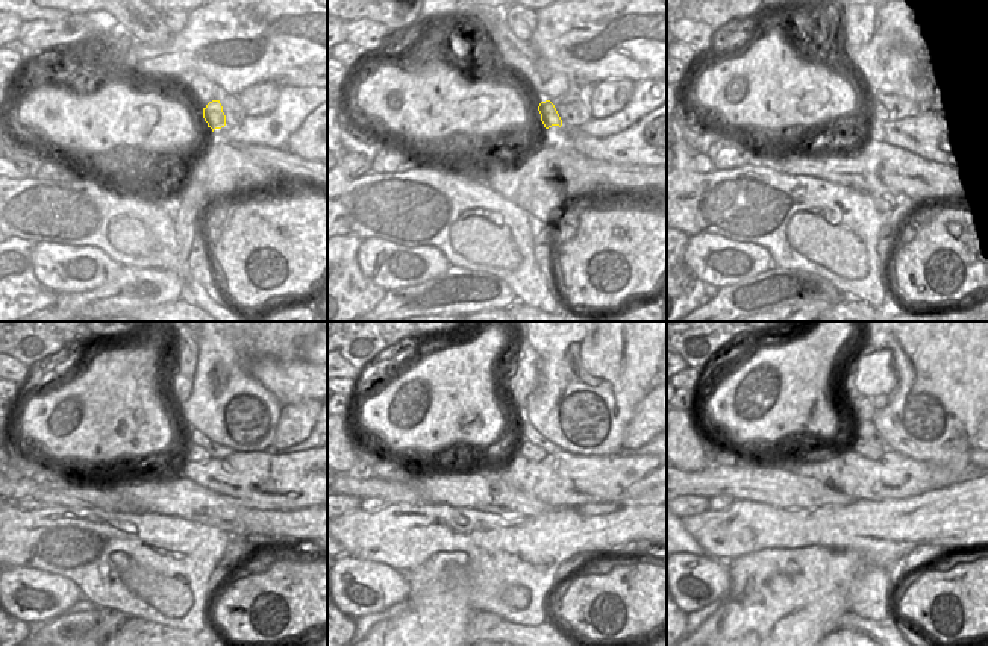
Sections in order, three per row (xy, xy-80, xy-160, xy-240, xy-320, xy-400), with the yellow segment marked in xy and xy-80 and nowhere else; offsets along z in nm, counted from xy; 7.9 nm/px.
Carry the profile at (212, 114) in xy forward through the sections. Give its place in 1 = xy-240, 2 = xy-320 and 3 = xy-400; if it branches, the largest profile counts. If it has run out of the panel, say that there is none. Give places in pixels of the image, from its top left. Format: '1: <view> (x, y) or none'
1: xy-240 (194, 454)
2: xy-320 (529, 451)
3: xy-400 (866, 449)

